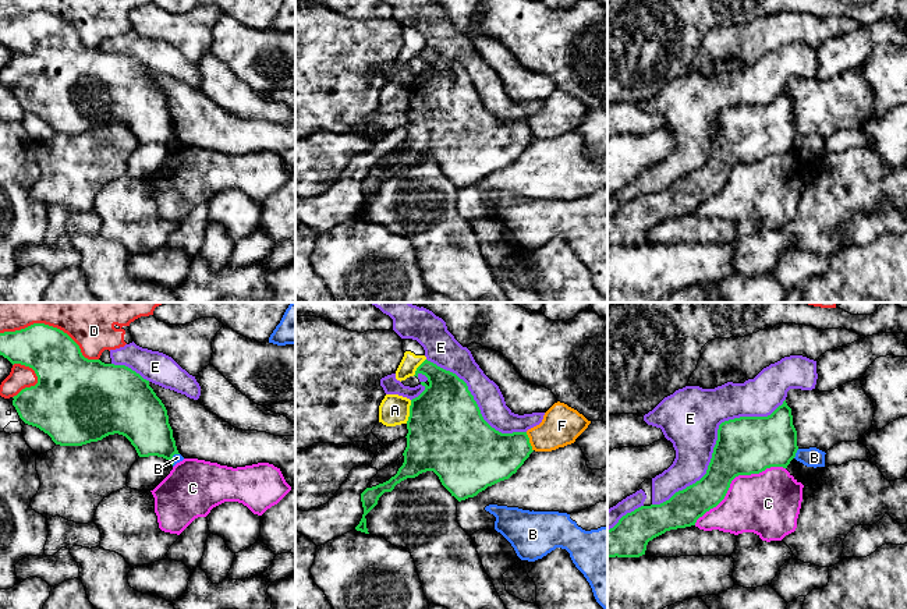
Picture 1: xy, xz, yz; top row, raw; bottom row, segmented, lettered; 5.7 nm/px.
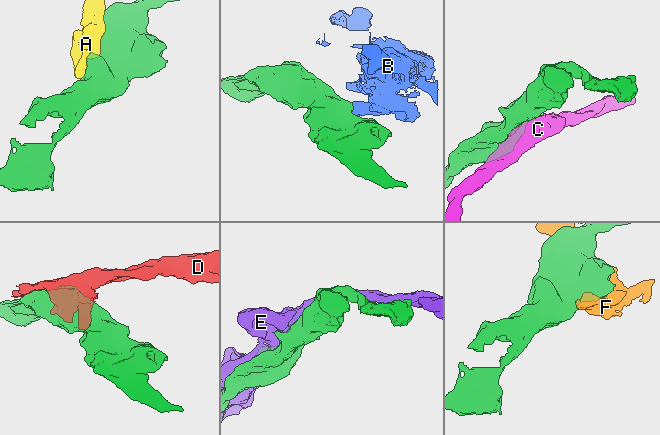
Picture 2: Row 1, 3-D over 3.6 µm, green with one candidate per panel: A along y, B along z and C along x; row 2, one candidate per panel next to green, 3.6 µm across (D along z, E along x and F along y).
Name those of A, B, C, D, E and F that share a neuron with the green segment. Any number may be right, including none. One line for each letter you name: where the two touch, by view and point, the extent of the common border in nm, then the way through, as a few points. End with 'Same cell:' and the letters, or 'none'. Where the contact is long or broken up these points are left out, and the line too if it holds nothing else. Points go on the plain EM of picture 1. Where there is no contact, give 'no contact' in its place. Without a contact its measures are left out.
Same cell: none

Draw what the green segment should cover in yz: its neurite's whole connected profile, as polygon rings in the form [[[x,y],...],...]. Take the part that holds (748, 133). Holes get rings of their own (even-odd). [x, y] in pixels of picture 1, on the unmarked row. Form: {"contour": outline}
{"contour": [[[786,88],[768,105],[740,105],[722,110],[706,162],[695,171],[676,180],[669,188],[641,194],[623,203],[613,216],[607,217],[607,247],[645,242],[646,233],[653,226],[670,217],[695,213],[699,205],[724,187],[736,164],[759,162],[770,155],[787,156],[797,138],[797,118]]]}

